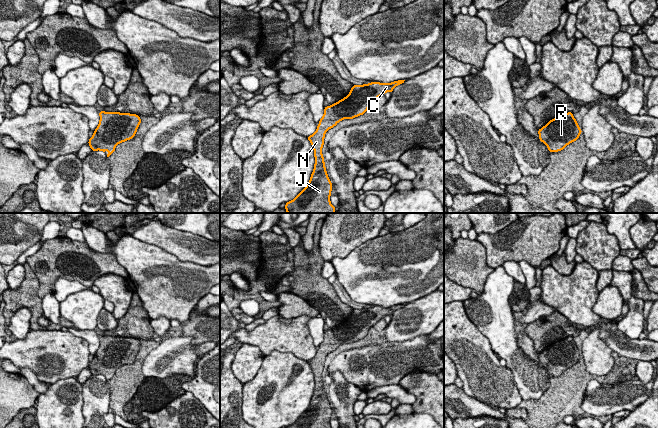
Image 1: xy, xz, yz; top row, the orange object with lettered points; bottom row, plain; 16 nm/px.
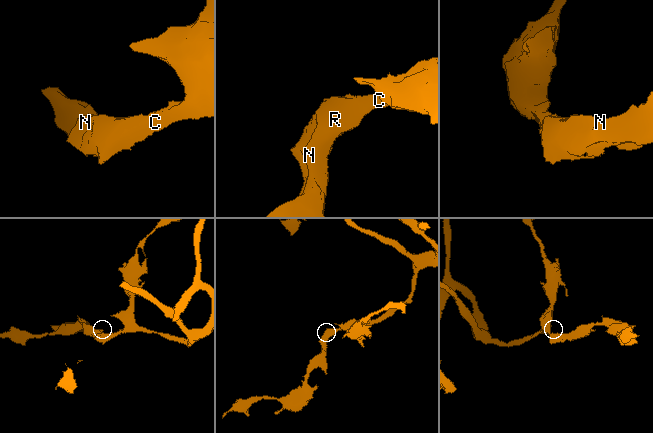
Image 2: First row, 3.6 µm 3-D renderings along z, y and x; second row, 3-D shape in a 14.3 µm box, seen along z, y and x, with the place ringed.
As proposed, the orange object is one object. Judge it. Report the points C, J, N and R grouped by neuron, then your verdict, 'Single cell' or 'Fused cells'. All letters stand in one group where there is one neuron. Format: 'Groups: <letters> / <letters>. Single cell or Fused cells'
Groups: C J N R. Single cell

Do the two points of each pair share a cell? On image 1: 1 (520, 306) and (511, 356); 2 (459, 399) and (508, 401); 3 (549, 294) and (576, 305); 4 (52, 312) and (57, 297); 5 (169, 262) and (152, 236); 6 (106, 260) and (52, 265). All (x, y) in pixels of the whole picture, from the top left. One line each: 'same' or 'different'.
1: different
2: different
3: same
4: same
5: different
6: same

